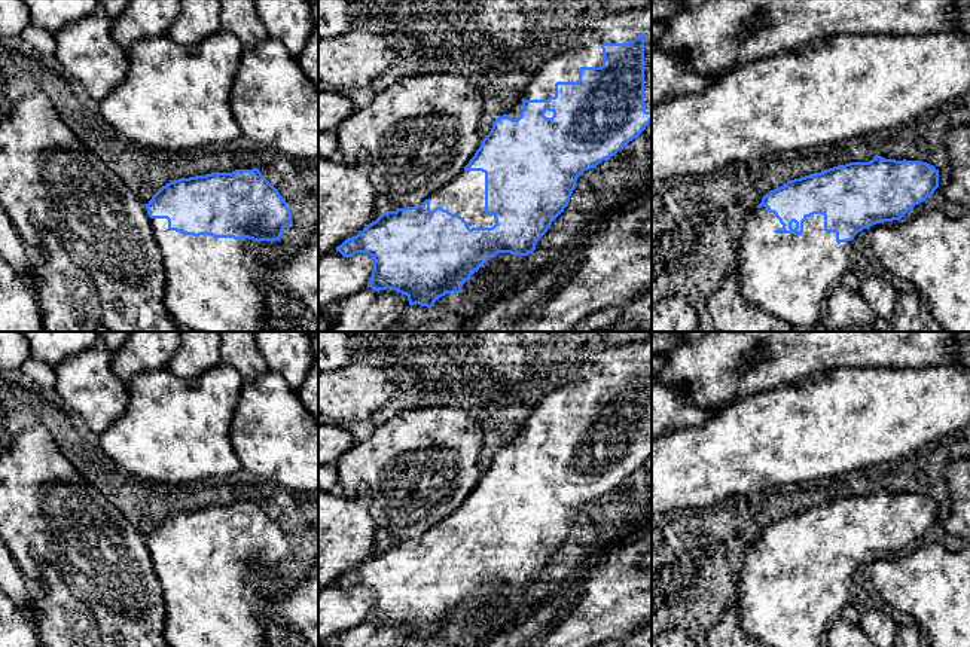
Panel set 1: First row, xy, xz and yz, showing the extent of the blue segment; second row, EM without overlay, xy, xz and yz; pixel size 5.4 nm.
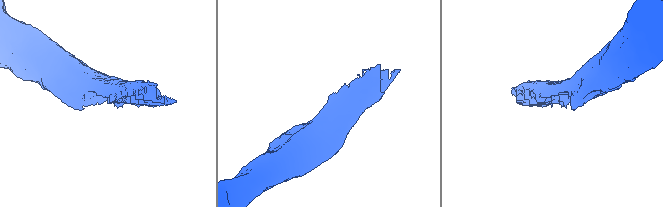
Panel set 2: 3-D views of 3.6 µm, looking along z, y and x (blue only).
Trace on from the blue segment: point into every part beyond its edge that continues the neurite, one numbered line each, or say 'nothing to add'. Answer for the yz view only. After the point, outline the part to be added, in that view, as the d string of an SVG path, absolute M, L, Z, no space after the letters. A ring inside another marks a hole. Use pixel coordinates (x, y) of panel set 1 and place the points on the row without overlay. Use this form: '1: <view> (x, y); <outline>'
1: yz (783, 606); M766 540L747 549L735 596L742 626L771 647L821 647L821 635L839 620L847 604L852 574L838 577L836 567L824 564L823 547L806 550L802 568L777 567L781 561Z

